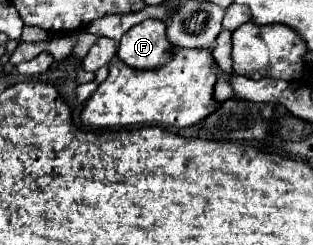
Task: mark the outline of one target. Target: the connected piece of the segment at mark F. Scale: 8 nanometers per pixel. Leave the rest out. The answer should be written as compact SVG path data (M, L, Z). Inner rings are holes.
M145 20L145 22L133 26L119 40L119 46L117 46L119 60L123 60L131 68L159 68L159 66L163 66L171 56L171 54L167 54L171 44L165 36L165 30L167 30L167 26L163 20Z

